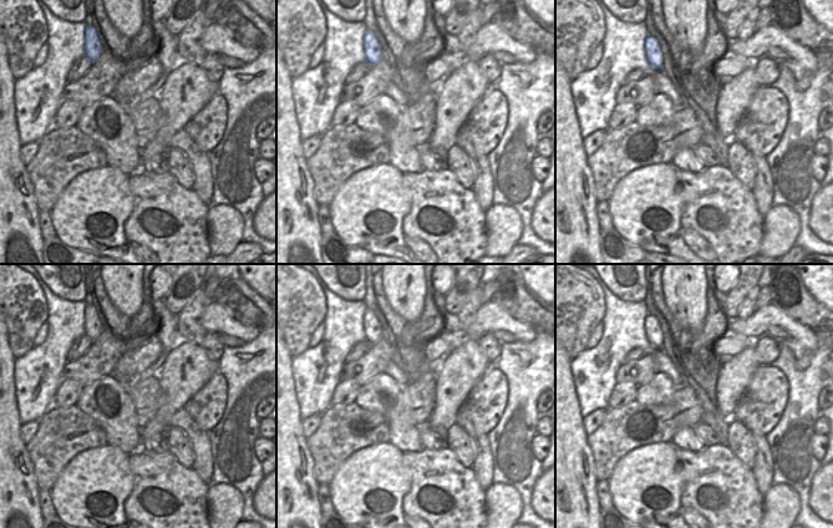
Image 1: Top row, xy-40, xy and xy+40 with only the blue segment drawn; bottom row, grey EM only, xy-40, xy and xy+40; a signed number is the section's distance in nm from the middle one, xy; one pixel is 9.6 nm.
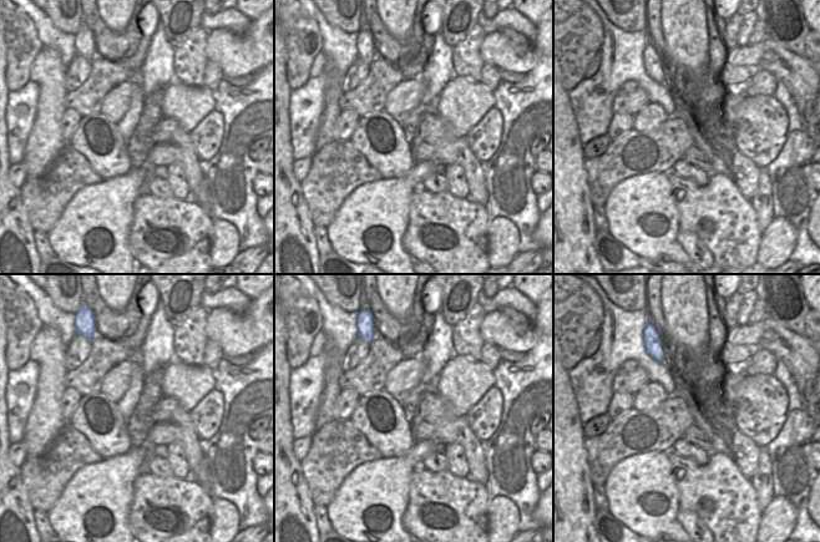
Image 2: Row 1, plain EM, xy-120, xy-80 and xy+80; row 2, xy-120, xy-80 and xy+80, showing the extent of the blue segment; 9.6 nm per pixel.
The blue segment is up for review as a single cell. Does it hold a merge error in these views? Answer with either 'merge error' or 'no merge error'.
merge error

